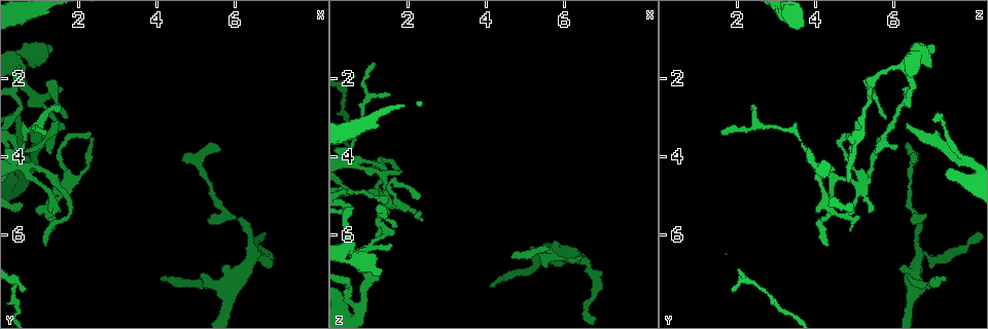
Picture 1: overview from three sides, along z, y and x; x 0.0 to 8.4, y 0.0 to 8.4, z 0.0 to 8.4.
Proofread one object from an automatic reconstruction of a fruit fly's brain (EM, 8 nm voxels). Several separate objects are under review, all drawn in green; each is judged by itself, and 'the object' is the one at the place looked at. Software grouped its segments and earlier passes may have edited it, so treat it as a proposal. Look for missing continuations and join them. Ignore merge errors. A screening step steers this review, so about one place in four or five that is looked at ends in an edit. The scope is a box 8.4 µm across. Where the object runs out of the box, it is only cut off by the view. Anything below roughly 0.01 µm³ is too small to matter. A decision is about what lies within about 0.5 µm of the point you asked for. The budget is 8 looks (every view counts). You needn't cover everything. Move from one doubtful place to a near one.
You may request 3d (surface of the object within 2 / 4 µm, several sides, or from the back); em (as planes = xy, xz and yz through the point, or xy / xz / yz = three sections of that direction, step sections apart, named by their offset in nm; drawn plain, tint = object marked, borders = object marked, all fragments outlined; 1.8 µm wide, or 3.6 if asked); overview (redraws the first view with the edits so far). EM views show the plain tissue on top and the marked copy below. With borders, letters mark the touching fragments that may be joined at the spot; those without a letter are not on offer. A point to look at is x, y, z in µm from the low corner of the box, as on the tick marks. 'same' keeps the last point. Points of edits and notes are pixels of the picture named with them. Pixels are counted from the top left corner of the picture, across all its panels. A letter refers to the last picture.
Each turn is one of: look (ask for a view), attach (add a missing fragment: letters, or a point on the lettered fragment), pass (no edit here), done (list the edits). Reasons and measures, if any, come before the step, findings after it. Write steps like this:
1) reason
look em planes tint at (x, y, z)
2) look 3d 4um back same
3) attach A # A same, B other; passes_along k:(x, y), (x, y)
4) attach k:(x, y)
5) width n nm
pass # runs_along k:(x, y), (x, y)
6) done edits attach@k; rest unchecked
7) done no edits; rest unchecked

an open end
look em planes borders at (0.60, 7.50, 1.85)

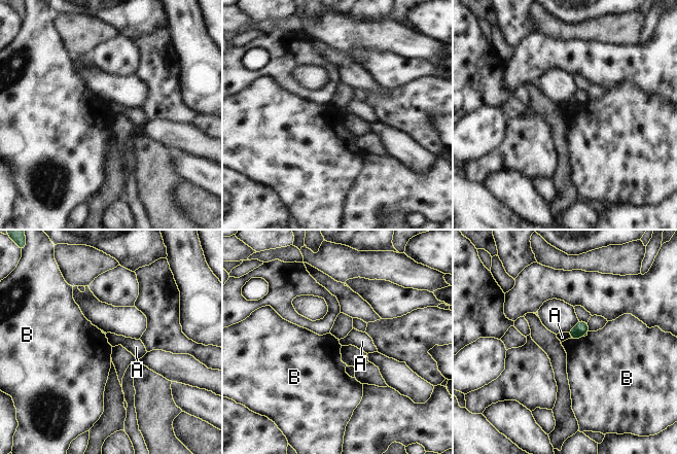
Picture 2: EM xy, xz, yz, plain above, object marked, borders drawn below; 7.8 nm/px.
pass # A other, B other; border 2:(583, 336), (571, 339); no lettered fragment goes on from it

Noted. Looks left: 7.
abrupt turn
look em 3.6um planes borders at (1.65, 4.65, 5.20)

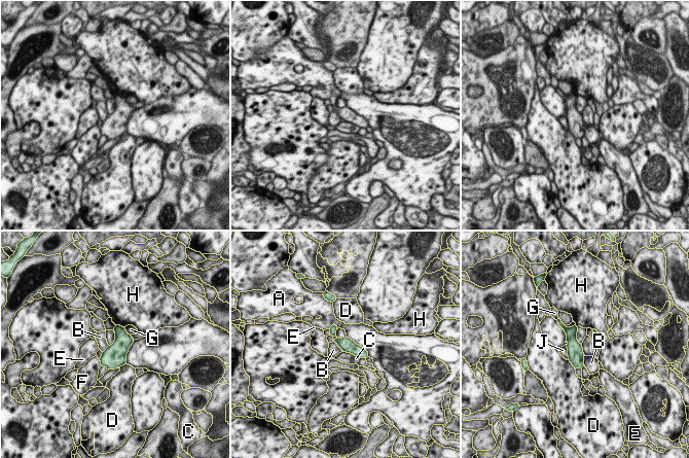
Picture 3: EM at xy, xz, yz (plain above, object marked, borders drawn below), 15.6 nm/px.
pass # A other, B other, C other, D other, E other, F other, G other, H other, J other; border 3:(583, 355), (583, 363), (585, 365); none of them fits

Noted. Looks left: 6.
branch stops here
look em planes borders at (4.10, 7.10, 7.25)

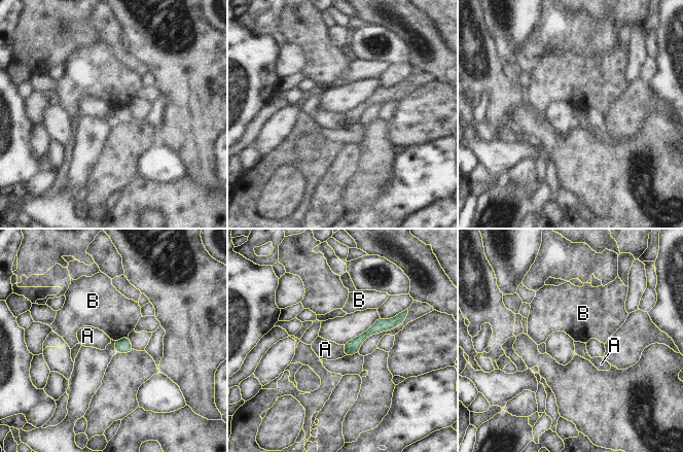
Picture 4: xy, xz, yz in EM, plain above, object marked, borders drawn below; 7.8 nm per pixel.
pass # A other, B other; border 4:(343, 345), (345, 355); no lettered fragment goes on from it

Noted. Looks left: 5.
done no edits; rest unchecked

